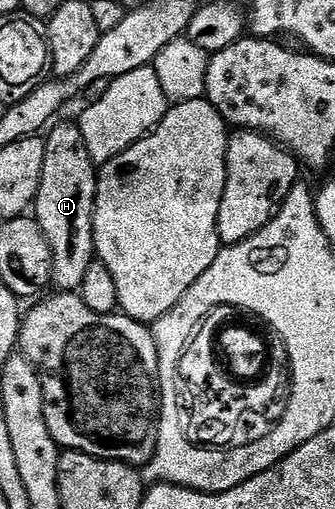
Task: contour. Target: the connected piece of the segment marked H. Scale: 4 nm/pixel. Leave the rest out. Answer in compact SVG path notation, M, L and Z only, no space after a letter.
M77 121L61 122L51 125L44 138L44 172L40 176L40 188L34 199L32 214L54 252L53 285L63 291L74 292L81 287L88 264L96 260L94 201L98 170L92 156L88 156L88 144L84 144Z

